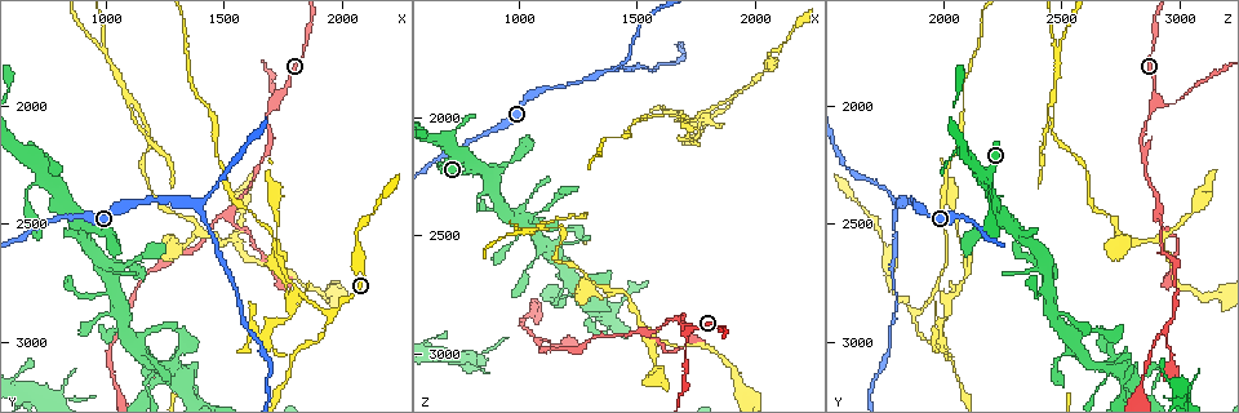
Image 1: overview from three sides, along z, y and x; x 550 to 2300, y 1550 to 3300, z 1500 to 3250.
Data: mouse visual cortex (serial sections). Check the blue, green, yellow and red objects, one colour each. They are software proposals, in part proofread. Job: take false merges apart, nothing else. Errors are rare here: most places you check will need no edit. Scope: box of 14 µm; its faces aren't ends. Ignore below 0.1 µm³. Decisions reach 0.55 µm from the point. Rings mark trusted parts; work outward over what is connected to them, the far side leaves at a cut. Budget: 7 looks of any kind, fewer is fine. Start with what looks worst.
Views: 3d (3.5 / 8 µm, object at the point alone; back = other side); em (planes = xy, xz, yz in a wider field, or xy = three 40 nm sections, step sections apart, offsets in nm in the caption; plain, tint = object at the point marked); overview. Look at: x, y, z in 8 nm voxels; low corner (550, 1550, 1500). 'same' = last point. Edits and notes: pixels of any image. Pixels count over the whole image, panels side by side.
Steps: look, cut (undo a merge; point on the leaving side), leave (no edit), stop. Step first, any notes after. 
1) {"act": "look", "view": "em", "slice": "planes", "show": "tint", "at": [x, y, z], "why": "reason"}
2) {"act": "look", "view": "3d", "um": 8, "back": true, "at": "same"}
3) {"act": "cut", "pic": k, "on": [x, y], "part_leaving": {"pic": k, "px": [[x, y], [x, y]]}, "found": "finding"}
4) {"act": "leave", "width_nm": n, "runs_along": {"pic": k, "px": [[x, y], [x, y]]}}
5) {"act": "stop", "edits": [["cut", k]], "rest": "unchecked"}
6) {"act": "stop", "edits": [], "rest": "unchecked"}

{"act": "look", "view": "3d", "um": 3.5, "at": [1970, 2860, 1860], "why": "side arm on a straight run"}

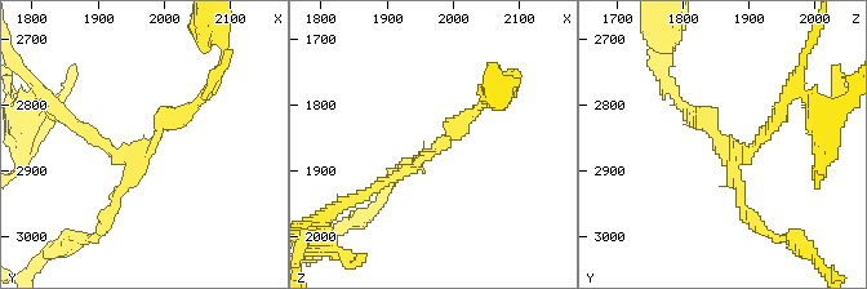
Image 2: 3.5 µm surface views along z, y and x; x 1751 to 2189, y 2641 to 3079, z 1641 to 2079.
{"act": "look", "view": "em", "slice": "planes", "show": "tint", "at": [1980, 2860, 1860], "arms": 3, "arm_widths_nm": [150, 150, 150]}

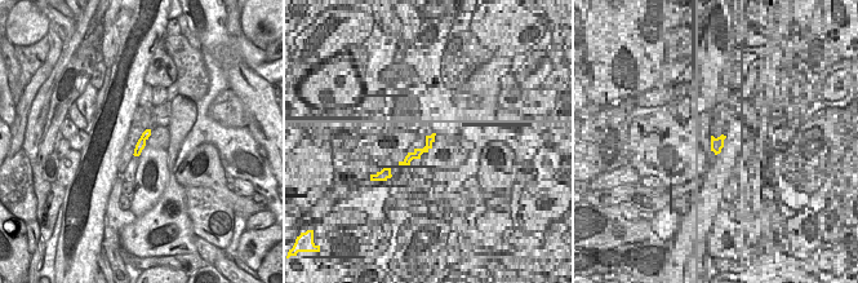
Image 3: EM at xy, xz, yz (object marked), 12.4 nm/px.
{"act": "cut", "pic": 2, "on": [93, 136], "part_leaving": {"pic": 2, "px": [[143, 149], [111, 152], [65, 112]]}, "found": "two cells meet here"}

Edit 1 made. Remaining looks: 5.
{"act": "look", "view": "overview"}

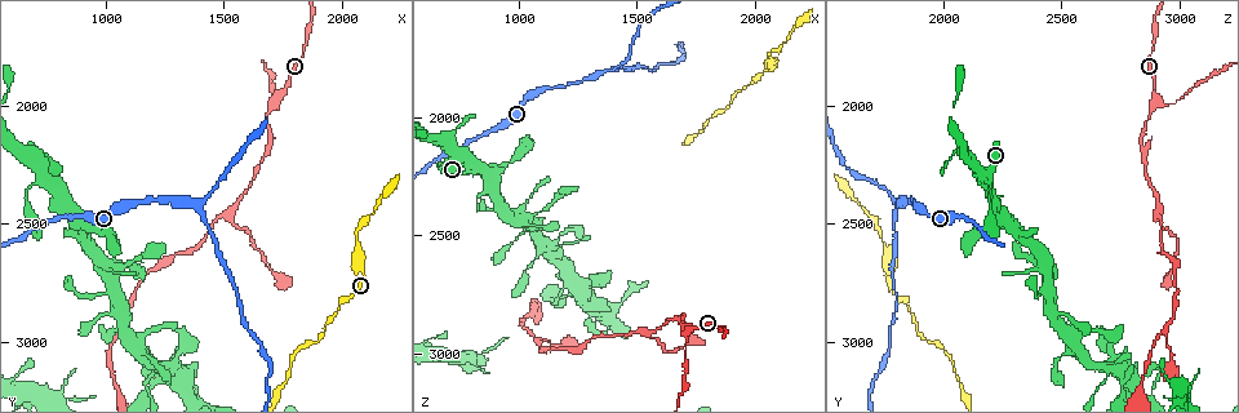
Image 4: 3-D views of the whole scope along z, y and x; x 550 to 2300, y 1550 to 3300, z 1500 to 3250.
{"act": "look", "view": "3d", "um": 3.5, "at": [1360, 2410, 1800], "why": "arms part here"}

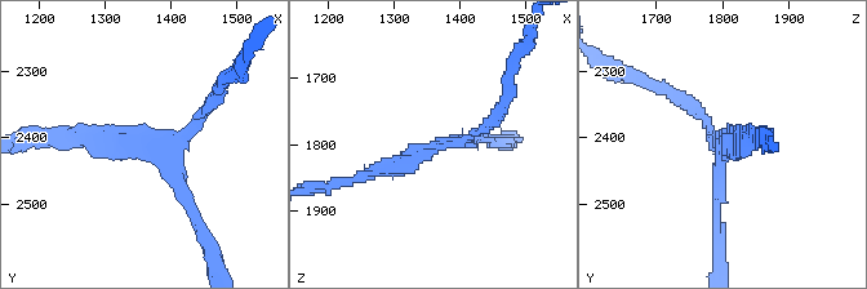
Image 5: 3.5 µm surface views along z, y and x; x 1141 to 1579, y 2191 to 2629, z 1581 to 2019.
{"act": "look", "view": "em", "slice": "planes", "show": "tint", "at": [1365, 2415, 1805], "arms": 3, "arm_widths_nm": [150, 150, 200], "why": "shape alone is not enough"}

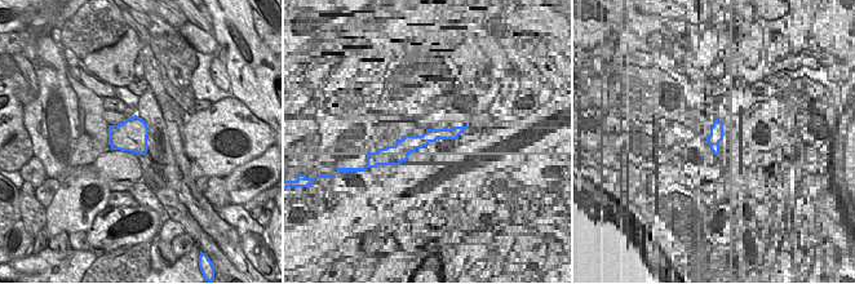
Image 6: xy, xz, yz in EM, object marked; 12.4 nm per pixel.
{"act": "look", "view": "em", "slice": "xy", "step": 5, "show": "tint", "at": "same"}

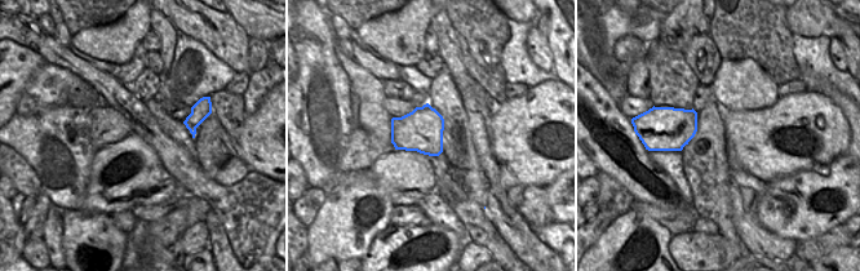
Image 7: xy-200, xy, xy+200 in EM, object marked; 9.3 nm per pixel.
{"act": "leave", "runs_along": {"pic": 5, "px": [[71, 137], [138, 141], [194, 219]]}, "found": "one cell here"}

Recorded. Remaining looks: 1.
{"act": "stop", "edits": [["cut", 2]], "rest": "unchecked"}

